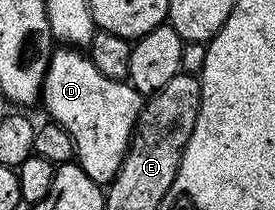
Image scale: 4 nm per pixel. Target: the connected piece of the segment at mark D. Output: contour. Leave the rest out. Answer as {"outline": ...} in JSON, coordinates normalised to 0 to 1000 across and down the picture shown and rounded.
{"outline":[[[276,229],[185,243],[175,338],[160,348],[153,490],[175,519],[171,557],[255,648],[273,767],[327,857],[389,876],[418,848],[527,481],[527,452],[505,448],[462,386],[371,362],[316,252]]]}

